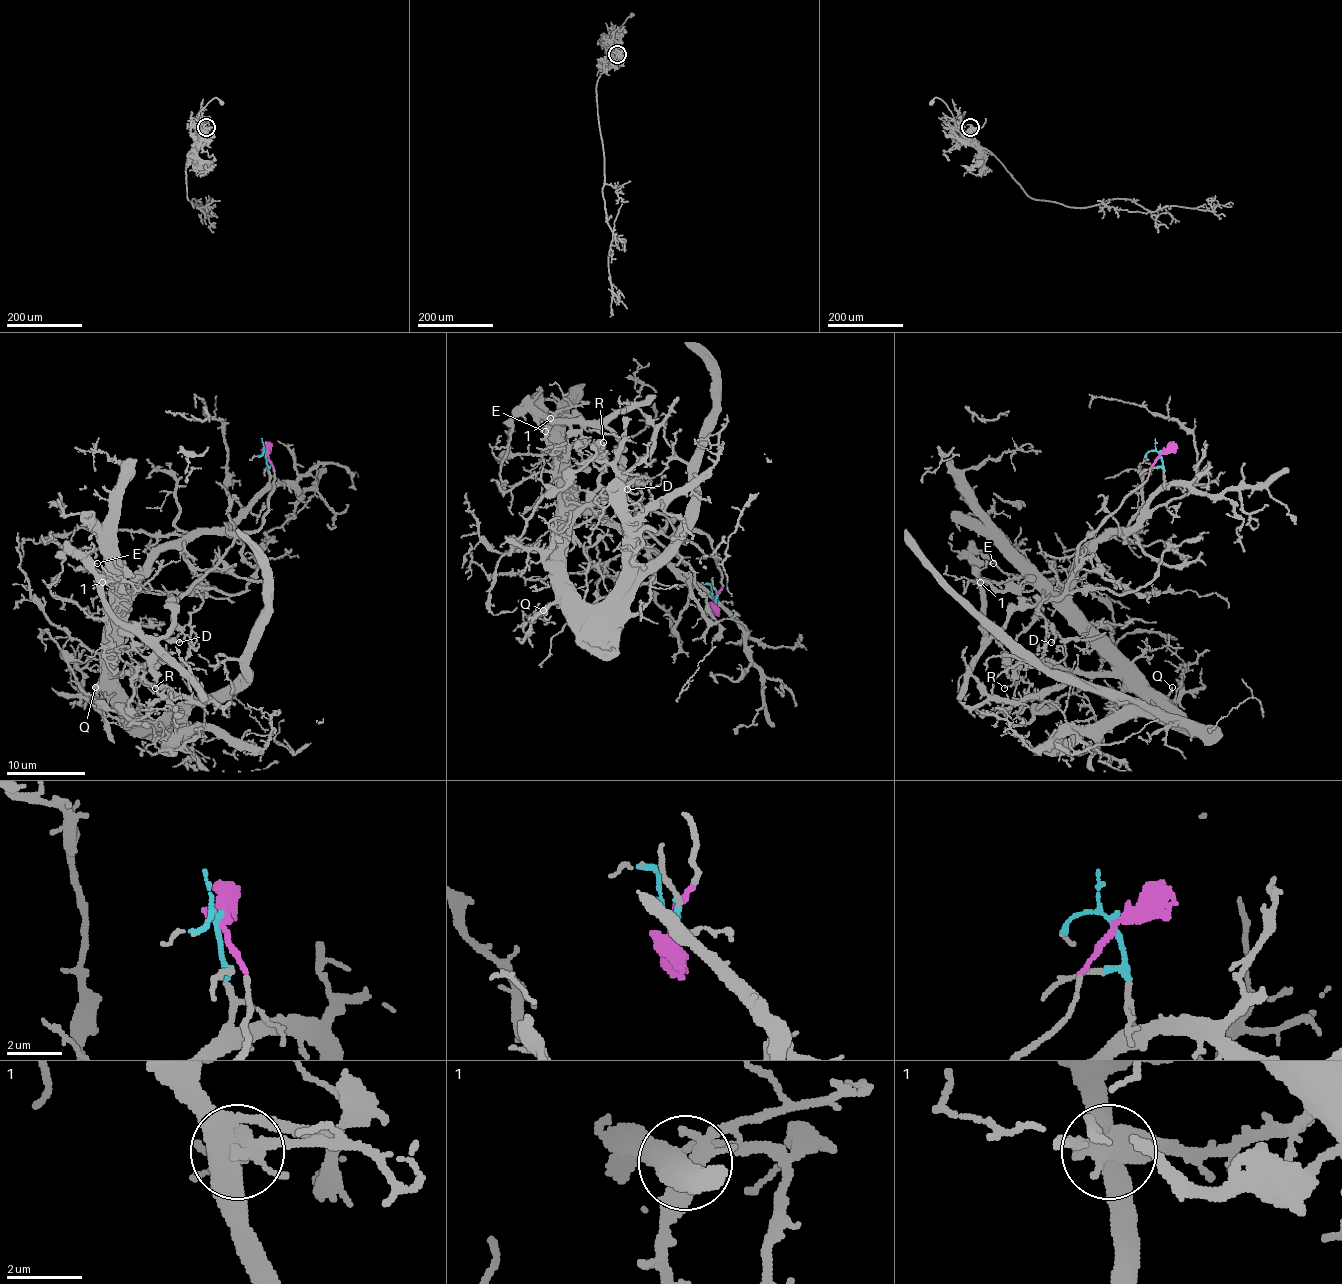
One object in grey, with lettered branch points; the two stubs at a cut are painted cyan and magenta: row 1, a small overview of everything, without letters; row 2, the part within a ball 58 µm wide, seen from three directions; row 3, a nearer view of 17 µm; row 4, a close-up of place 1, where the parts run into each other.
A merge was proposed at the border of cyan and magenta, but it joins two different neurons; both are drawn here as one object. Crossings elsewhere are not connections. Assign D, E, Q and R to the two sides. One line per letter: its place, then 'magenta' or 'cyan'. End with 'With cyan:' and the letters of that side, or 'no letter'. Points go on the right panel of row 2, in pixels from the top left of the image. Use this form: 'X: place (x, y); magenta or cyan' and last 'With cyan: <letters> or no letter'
D: place (1051, 642); magenta
E: place (993, 563); magenta
Q: place (1172, 687); cyan
R: place (1004, 688); magenta
With cyan: Q

